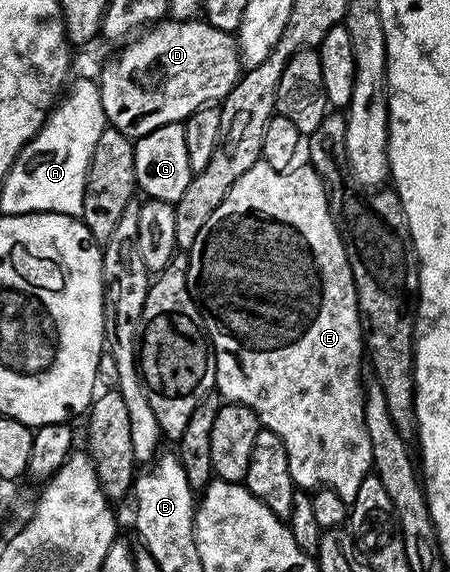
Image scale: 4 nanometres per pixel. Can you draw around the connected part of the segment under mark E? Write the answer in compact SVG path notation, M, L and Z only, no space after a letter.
M263 160L254 164L254 168L250 168L250 172L242 172L242 176L238 176L238 180L234 180L234 188L230 188L230 192L226 192L226 200L222 200L222 204L218 204L218 208L214 208L214 212L210 212L210 220L206 220L206 224L202 224L202 232L198 232L198 237L194 239L194 244L186 251L188 255L188 271L186 271L186 284L190 296L196 302L198 312L204 321L204 328L208 331L208 341L212 343L212 348L216 356L216 385L221 399L224 402L237 402L246 408L250 408L258 416L261 427L270 432L274 432L282 440L282 444L286 444L286 460L290 460L290 476L297 487L304 492L312 492L317 488L325 486L334 492L338 492L338 496L342 496L342 500L352 503L354 496L358 496L358 484L362 484L362 480L366 480L366 476L372 470L372 453L370 452L370 436L366 436L366 416L364 415L364 388L365 379L360 379L360 373L366 370L366 343L363 339L364 328L360 317L360 309L358 308L358 296L356 295L356 285L354 284L354 276L352 269L348 263L348 253L344 247L344 241L340 239L340 229L336 227L336 220L332 217L332 209L328 203L328 187L320 178L320 173L313 170L311 165L300 164L288 171L287 174L282 172L274 172L274 168L270 168L270 164L266 164Z

